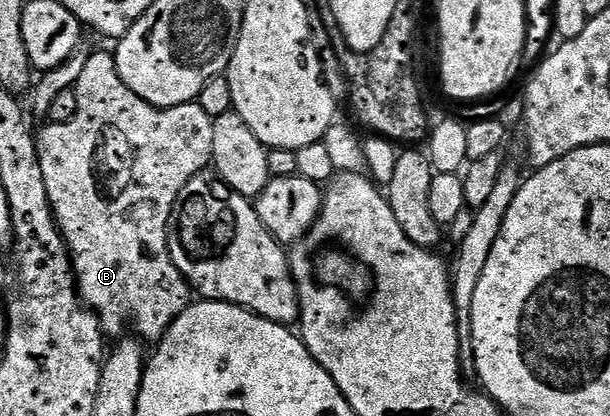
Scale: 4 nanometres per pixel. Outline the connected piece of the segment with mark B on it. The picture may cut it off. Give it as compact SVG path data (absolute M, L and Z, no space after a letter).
M110 51L94 52L89 55L85 64L85 70L81 73L81 78L74 86L77 98L77 114L69 122L48 123L48 128L44 132L40 131L37 136L39 146L39 161L41 162L41 174L45 174L45 186L49 194L51 208L55 212L55 220L59 223L59 228L63 232L63 237L67 242L67 249L71 251L71 264L75 268L75 283L79 289L79 294L83 298L83 303L99 317L100 321L108 329L115 332L122 330L126 324L135 324L135 328L144 341L159 342L166 337L172 324L178 319L179 315L193 303L193 289L191 283L187 281L175 265L171 257L171 246L169 243L169 233L173 228L173 217L177 212L179 195L181 190L195 176L204 171L203 168L212 163L215 155L215 122L212 116L205 114L201 110L198 102L173 106L172 108L158 108L149 102L145 102L121 78L121 74L115 65L115 57Z

